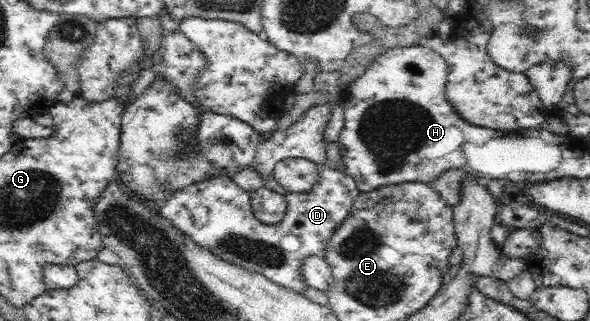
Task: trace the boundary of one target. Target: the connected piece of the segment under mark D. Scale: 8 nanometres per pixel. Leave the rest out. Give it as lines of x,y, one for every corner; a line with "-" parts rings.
328,162
319,166
318,182
308,192
283,191
283,193
286,197
287,210
284,218
276,224
262,224
254,216
250,206
249,192
243,191
232,178
224,175
178,189
161,203
158,212
170,219
176,228
186,233
198,246
210,249
210,252
218,259
226,260
242,269
260,272
275,284
303,295
308,287
301,271
303,260
310,255
324,254
327,242
330,242
334,231
345,221
350,210
353,210
354,201
361,193
354,178
345,171
334,169

